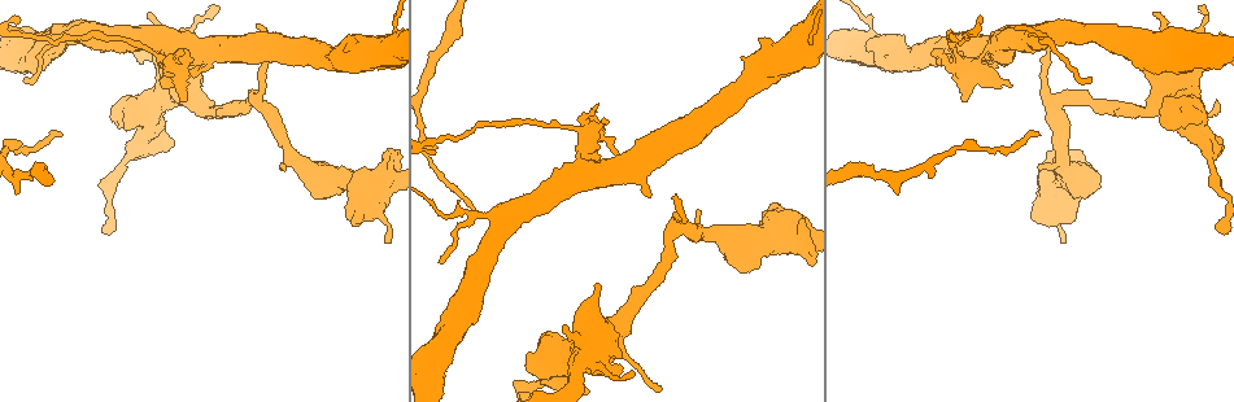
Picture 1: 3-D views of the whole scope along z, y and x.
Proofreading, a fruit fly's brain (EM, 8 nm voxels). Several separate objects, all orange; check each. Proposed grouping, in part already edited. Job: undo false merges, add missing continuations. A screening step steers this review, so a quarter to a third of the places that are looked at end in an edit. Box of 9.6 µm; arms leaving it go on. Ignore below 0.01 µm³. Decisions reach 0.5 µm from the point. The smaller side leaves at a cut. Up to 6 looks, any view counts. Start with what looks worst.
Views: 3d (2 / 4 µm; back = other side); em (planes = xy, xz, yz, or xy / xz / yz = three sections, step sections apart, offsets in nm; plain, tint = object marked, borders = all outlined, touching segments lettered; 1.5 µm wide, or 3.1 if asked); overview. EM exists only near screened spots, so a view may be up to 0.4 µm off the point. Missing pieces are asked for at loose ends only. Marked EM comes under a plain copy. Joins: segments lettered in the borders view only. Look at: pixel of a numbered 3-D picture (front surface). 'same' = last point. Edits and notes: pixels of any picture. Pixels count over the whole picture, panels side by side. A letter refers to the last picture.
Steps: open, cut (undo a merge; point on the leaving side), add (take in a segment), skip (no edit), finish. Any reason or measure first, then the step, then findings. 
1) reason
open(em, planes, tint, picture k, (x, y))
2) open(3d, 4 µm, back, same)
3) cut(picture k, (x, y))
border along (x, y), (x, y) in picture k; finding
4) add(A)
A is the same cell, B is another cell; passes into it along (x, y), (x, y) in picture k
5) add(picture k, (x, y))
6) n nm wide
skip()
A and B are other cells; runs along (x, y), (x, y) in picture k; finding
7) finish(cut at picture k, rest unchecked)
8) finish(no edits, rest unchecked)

thin end
open(3d, 4 µm, picture 1, (259, 25))

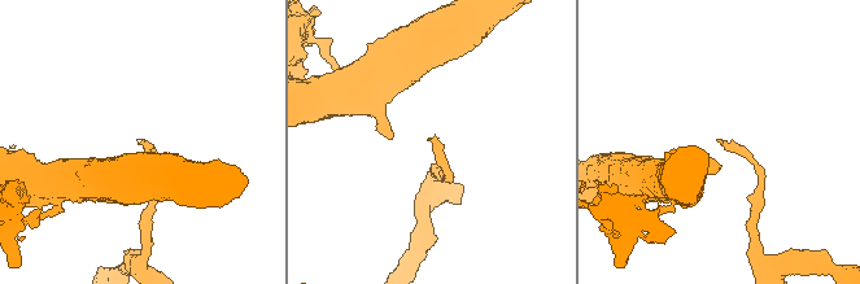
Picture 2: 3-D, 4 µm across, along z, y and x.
now the EM
open(em, xz, step 4, tint, picture 2, (719, 141))

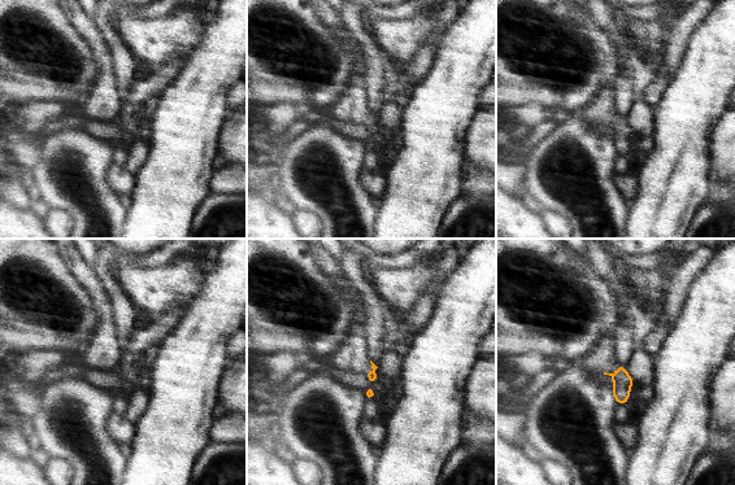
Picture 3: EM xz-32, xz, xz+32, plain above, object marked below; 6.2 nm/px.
open(em, planes, borders, same)

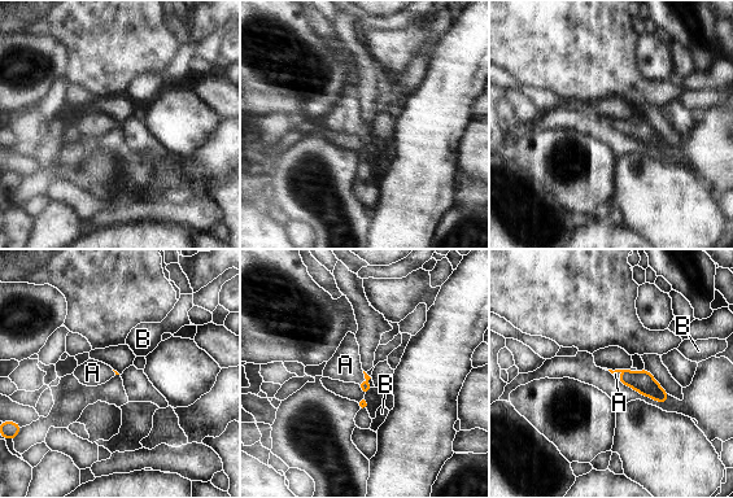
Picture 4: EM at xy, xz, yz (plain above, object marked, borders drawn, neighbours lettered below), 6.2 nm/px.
add(A)
A is the same cell, B is another cell; passes into it along (365, 387), (366, 380), (345, 365) in picture 4; it goes on there

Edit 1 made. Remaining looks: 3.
open(overview)

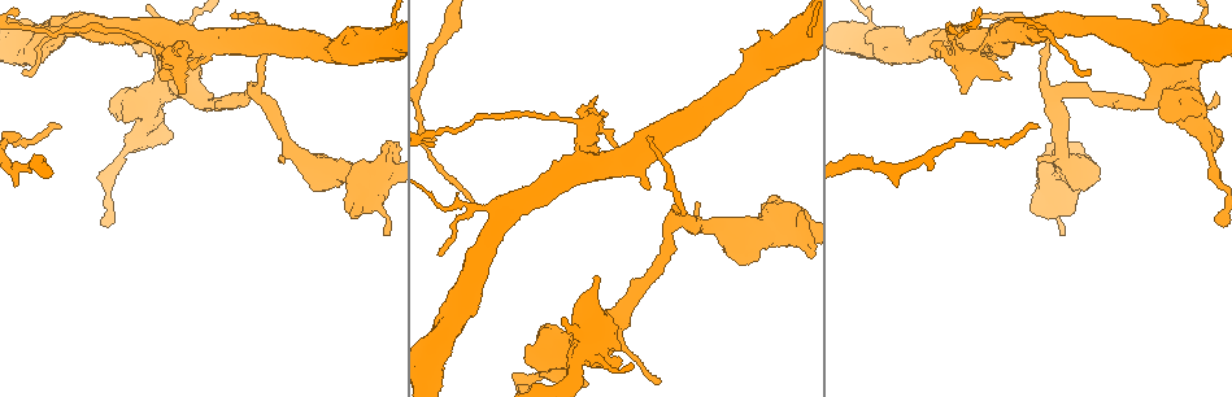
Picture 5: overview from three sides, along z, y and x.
tapers out
open(3d, 4 µm, picture 5, (1216, 93))

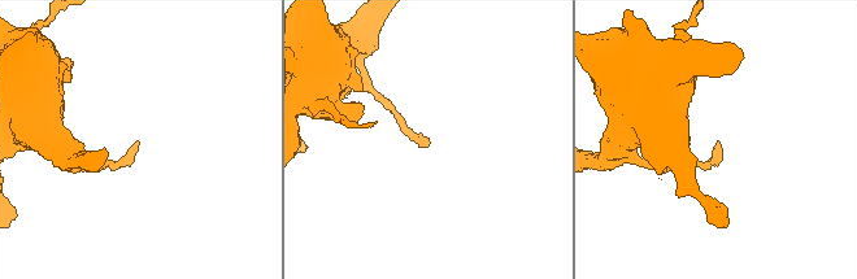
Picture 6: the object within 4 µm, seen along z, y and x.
now the EM
open(em, planes, borders, picture 6, (430, 143))

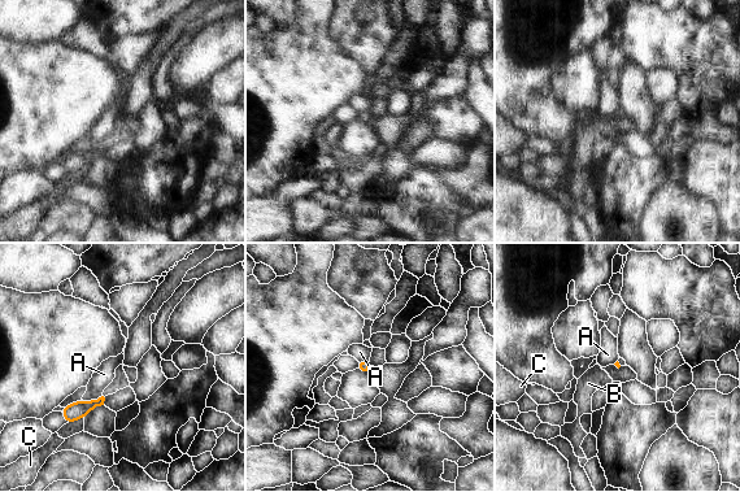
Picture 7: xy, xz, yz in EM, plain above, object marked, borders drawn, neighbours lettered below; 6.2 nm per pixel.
A touches over 130 nm
skip()
A, B and C are other cells; border along (101, 395), (91, 400), (82, 400) in picture 7; none of them fits

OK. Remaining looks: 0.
finish(add at picture 4, rest unchecked)

